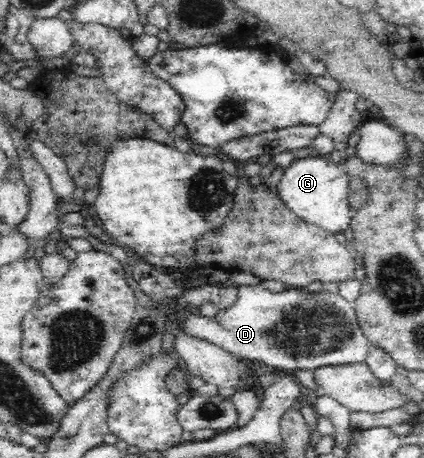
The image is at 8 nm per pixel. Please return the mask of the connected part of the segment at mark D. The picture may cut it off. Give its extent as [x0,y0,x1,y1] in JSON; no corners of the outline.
[184,285,369,373]

